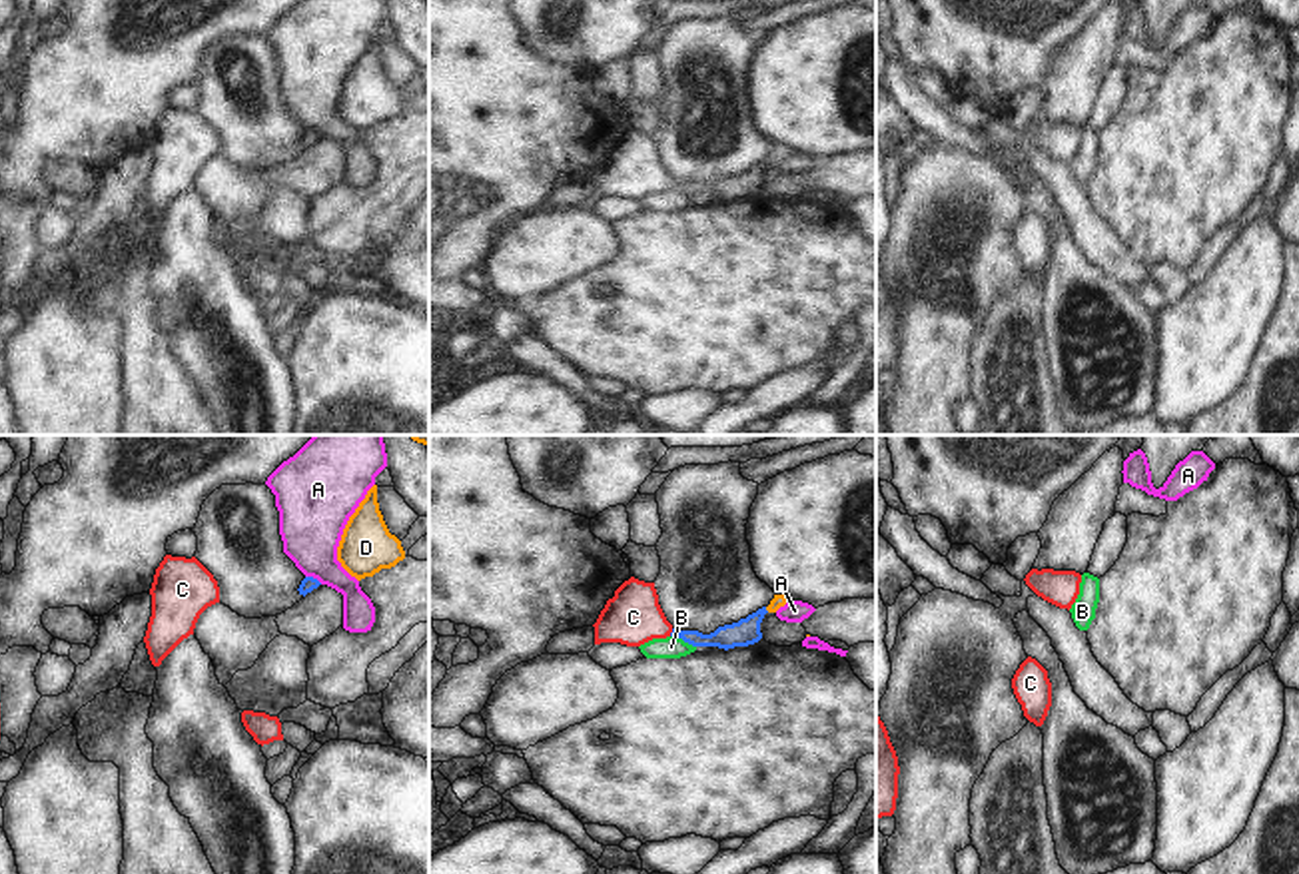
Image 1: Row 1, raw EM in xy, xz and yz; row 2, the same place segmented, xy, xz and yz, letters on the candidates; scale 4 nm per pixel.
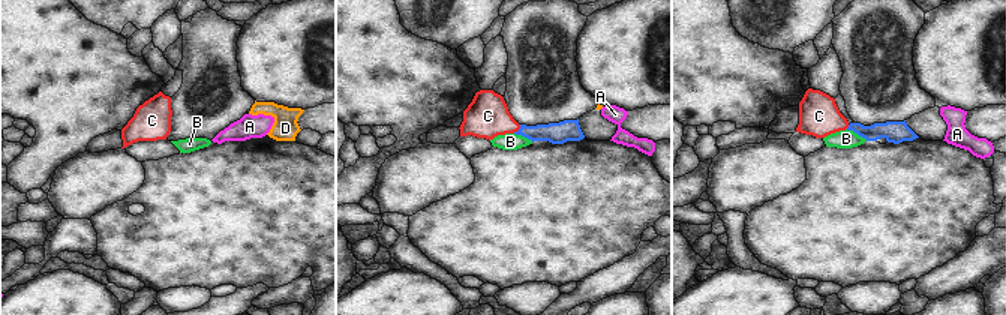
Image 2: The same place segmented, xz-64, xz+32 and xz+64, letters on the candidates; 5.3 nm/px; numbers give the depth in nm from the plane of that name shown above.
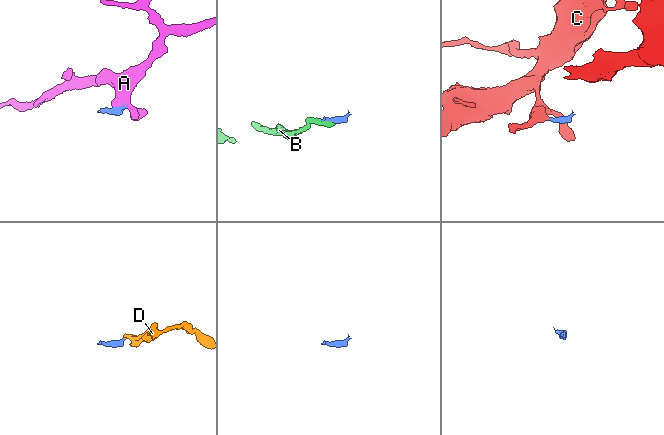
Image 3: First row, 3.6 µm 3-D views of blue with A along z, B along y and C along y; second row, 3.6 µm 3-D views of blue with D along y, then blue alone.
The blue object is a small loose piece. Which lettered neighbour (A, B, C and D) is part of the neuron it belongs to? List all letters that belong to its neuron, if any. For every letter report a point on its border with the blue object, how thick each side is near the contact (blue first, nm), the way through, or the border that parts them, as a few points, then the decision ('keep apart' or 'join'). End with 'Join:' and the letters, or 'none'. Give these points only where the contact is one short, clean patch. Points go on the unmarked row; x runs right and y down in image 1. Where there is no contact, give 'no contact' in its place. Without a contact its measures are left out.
A: xy (312, 130) | 60/280 nm | along xy (306, 128), (322, 136) | keep apart
B: xz (683, 192) | 110/90 nm | along xz (671, 188), (695, 200) | keep apart
C: xz (671, 186) | 100/220 nm | across xz (733, 188), (695, 192), (671, 186), (633, 170) | join
D: xz (765, 162) | 110/50 nm | across xz (747, 184), (765, 162), (779, 154) | join
Join: C, D

